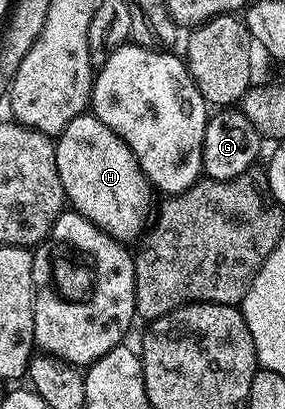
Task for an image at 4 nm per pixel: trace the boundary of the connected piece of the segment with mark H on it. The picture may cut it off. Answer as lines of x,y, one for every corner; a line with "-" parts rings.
82,114
67,122
55,140
55,162
59,182
63,182
65,198
72,211
122,242
136,241
146,231
154,189
127,142
103,126
97,116

